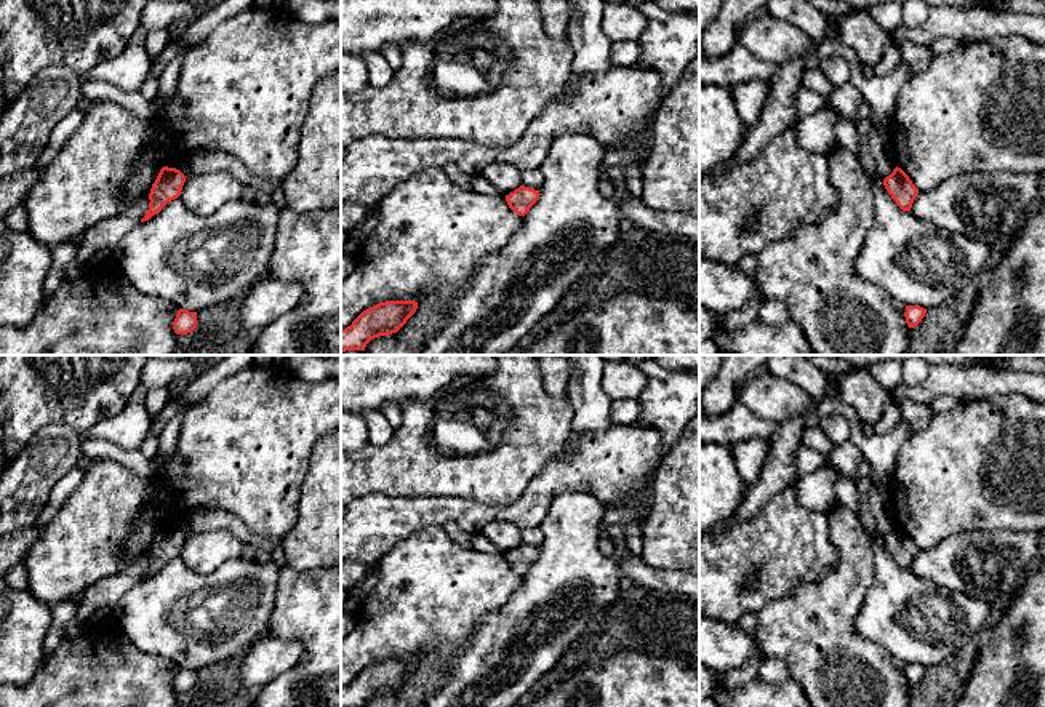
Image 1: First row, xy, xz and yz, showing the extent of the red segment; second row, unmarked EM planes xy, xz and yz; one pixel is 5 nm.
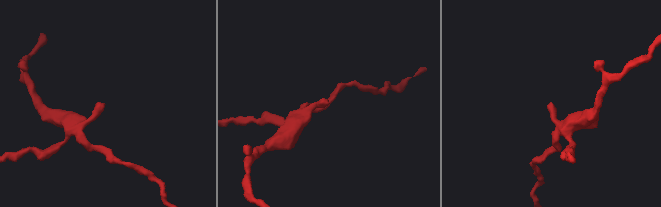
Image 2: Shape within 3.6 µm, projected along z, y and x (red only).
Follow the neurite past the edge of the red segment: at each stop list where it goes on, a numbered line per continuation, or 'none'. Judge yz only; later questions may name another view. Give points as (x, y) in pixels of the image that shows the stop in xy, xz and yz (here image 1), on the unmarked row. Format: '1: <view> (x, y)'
none

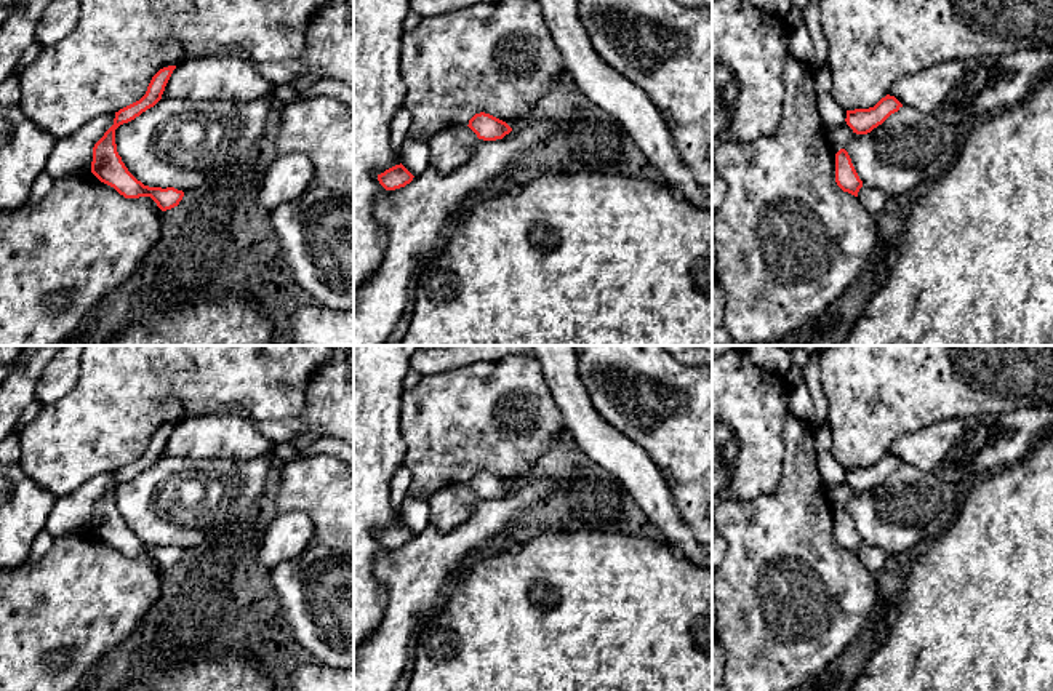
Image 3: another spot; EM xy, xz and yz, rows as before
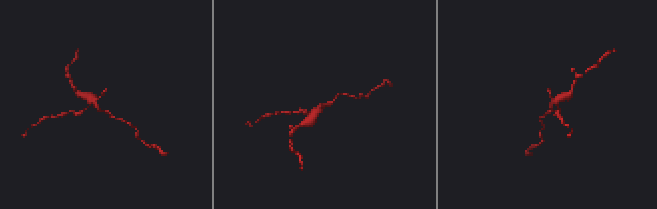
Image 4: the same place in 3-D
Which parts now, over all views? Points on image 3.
none

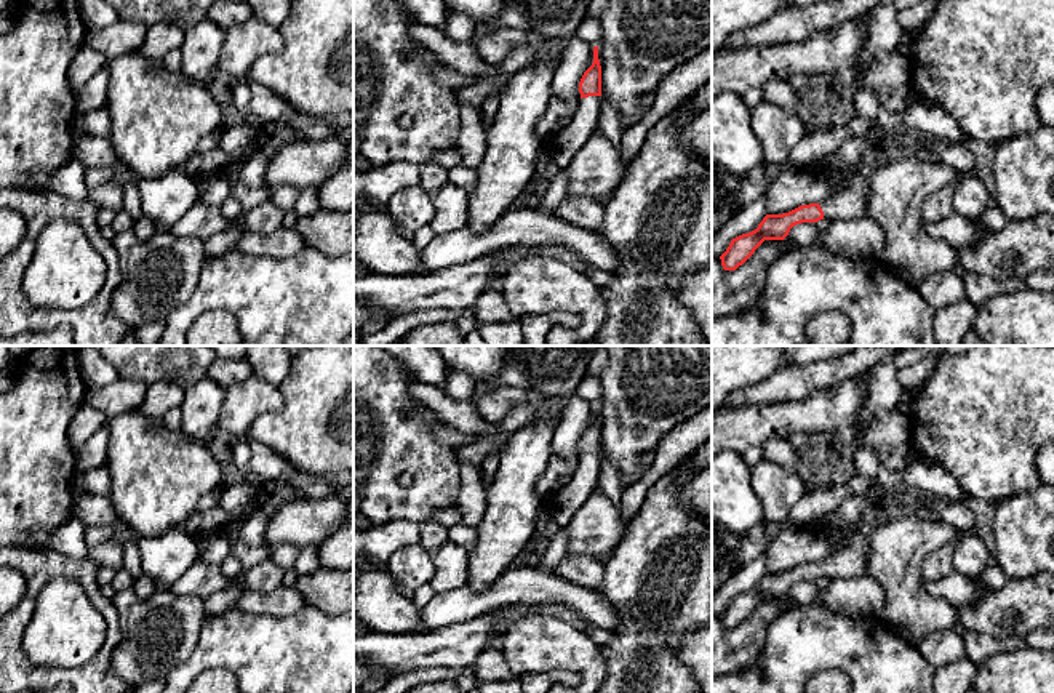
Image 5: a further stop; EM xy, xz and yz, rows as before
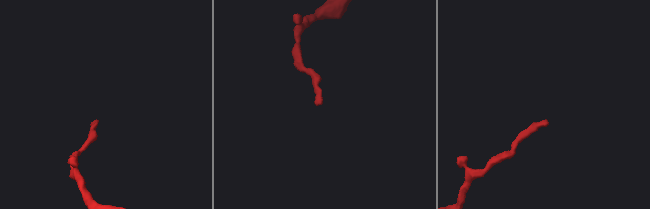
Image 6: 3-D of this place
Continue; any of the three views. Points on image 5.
1: xz (563, 504)

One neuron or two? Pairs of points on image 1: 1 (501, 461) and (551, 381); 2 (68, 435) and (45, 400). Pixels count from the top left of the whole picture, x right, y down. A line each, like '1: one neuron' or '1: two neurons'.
1: two neurons
2: two neurons

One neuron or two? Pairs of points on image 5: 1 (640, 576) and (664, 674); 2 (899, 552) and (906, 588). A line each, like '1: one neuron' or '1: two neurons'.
1: one neuron
2: one neuron

